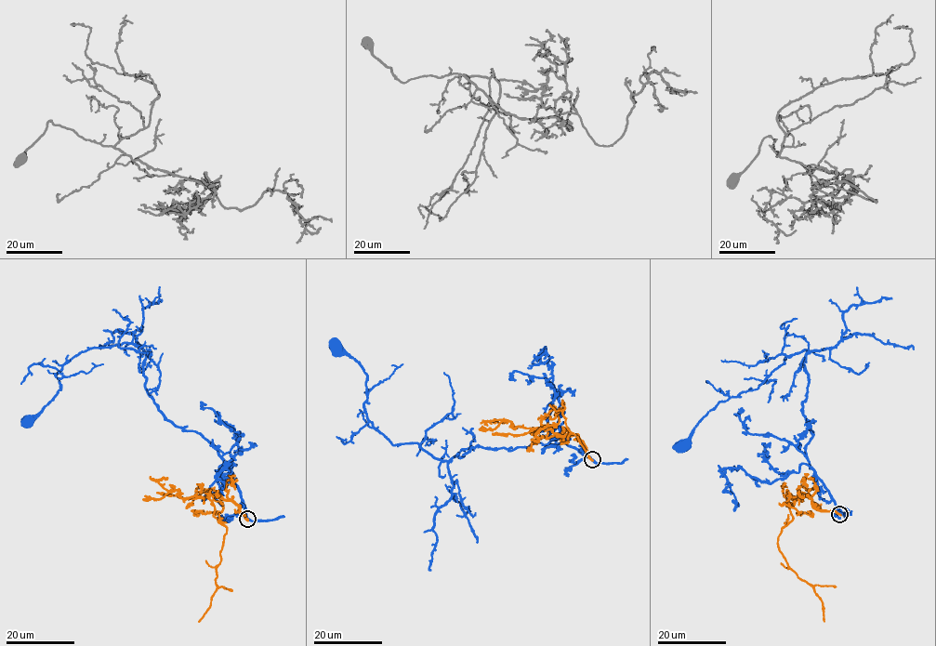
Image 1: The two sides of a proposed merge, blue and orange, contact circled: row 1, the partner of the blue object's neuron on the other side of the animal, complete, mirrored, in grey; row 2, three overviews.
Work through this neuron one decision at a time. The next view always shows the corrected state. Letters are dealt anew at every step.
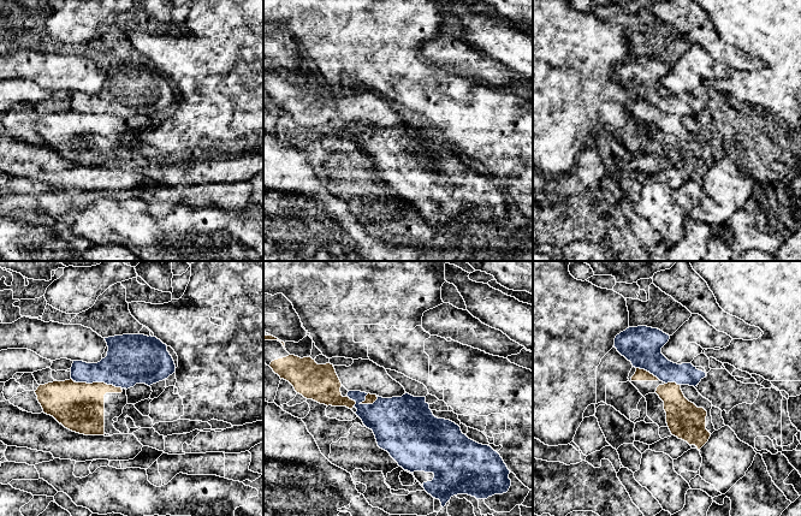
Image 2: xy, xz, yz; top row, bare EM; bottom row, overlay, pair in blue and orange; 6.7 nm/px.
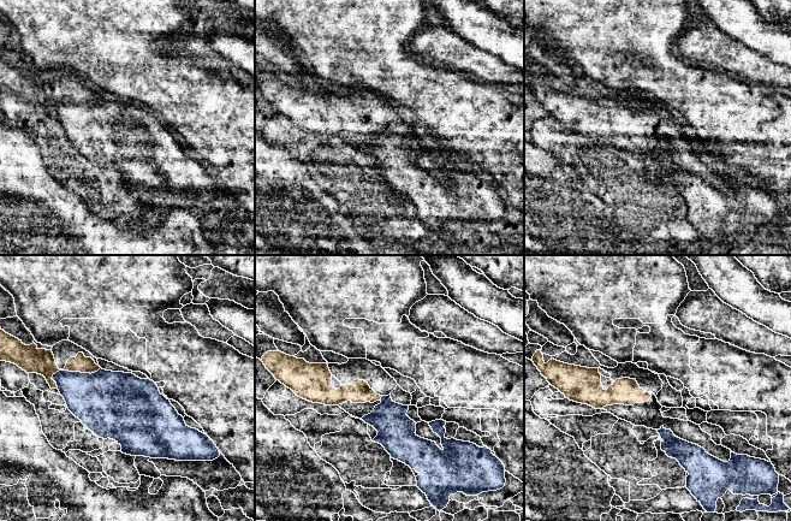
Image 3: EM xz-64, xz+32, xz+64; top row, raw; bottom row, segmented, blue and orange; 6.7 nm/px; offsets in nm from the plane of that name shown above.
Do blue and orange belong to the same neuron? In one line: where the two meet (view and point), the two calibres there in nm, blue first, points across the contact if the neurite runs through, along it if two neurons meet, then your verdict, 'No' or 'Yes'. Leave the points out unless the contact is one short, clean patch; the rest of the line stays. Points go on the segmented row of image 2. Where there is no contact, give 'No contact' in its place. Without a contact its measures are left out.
Touches blue at xy (99, 381). Thickness 320 nm (blue) against 340 nm. No

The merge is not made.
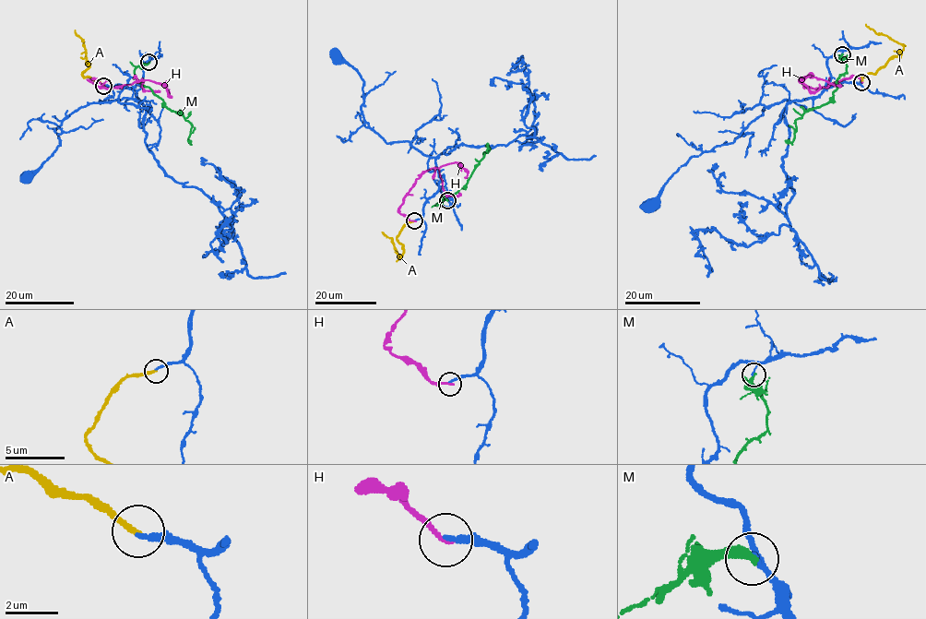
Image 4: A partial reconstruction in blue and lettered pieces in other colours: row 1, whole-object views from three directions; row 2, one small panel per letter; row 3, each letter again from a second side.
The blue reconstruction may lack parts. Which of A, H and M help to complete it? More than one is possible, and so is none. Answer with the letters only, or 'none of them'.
A

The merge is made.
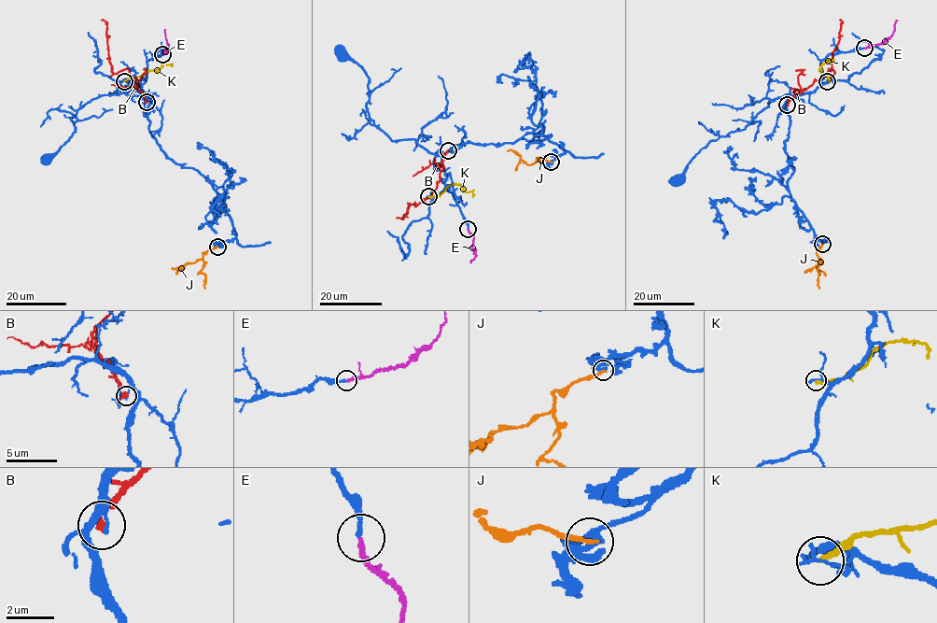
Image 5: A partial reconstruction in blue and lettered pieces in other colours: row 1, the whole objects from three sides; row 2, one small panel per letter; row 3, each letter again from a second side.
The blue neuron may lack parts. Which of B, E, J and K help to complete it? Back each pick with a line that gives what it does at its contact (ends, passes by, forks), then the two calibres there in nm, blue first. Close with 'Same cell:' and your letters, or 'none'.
E: it ends; calibres 200 and 200 nm
Same cell: E

